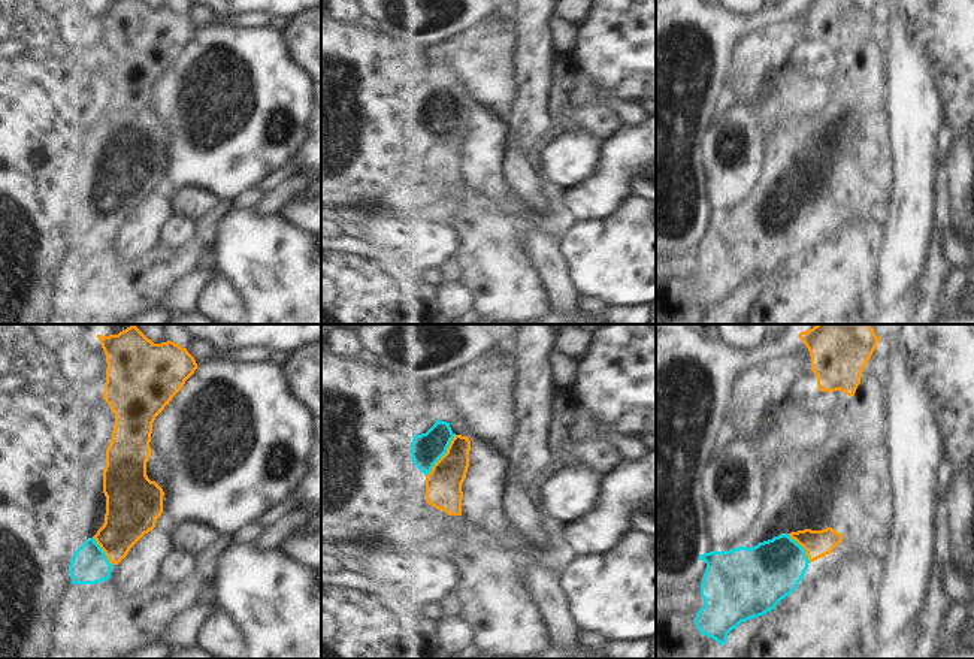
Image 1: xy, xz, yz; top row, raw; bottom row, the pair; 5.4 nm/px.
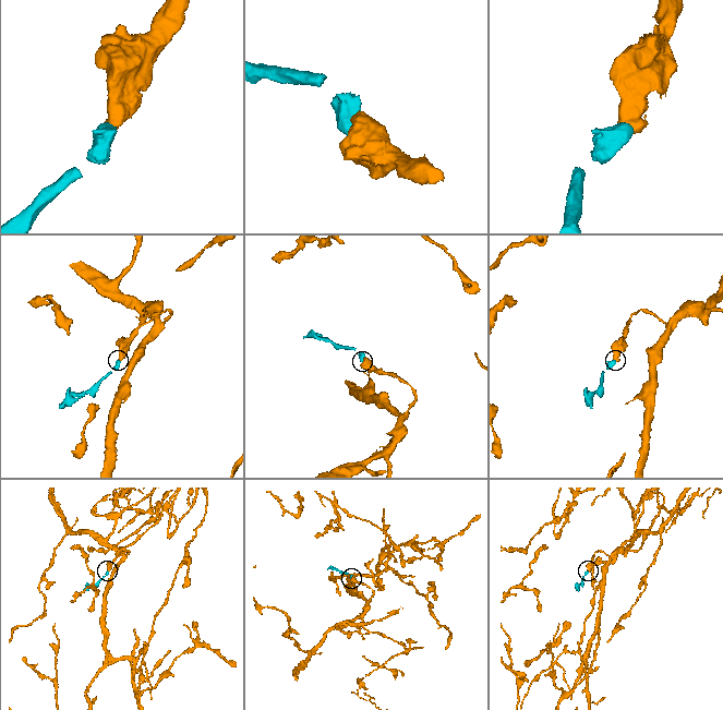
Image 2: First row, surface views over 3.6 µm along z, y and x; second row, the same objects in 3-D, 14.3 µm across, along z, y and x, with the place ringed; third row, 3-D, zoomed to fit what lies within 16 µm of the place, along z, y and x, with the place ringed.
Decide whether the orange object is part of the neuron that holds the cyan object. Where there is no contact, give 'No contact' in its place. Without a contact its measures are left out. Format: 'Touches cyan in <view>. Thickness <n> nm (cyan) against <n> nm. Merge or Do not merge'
Touches cyan in xz. Thickness 170 nm (cyan) against 190 nm. Merge

